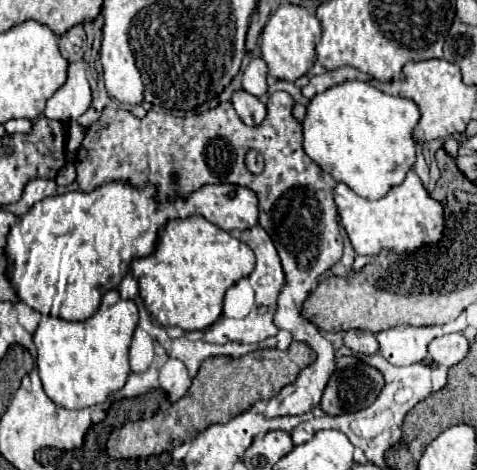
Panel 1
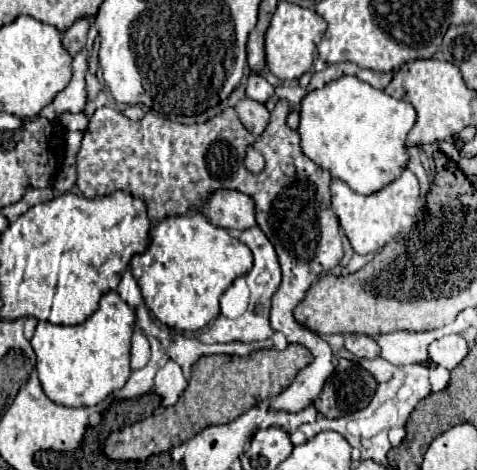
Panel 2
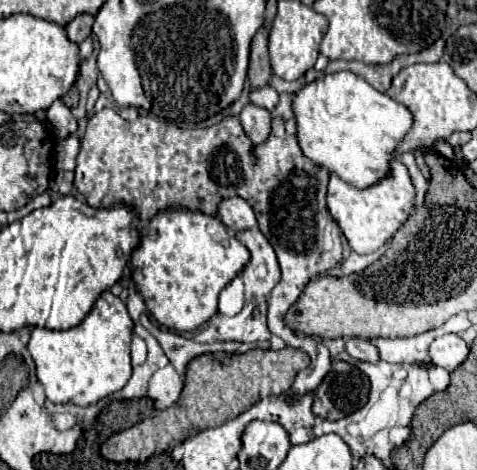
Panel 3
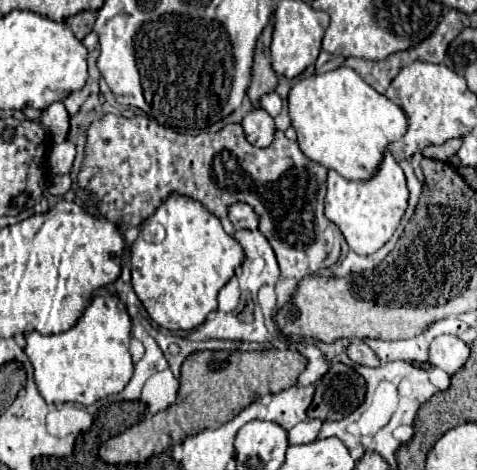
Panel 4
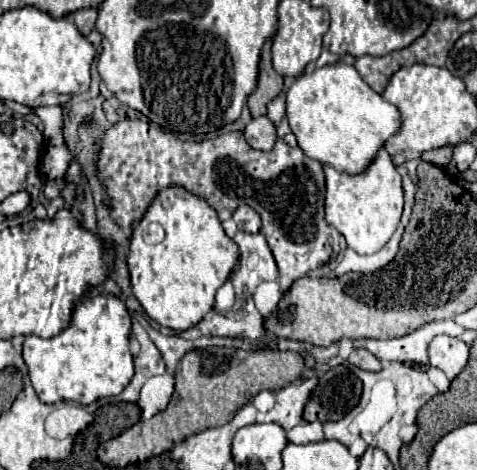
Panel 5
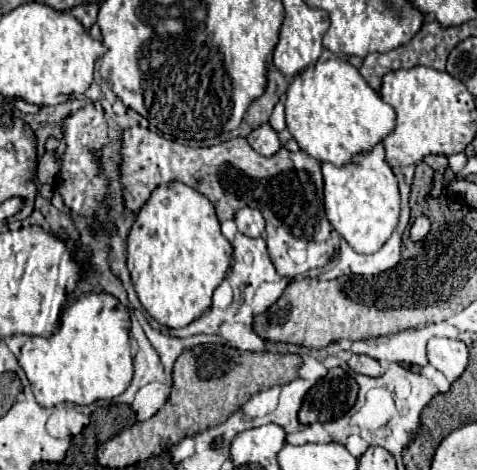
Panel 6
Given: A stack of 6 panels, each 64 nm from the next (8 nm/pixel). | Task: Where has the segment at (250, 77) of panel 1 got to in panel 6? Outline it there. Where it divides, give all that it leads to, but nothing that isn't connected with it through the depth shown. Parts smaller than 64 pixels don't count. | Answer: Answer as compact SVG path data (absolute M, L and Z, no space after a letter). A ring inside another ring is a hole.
M282 100L274 106L274 112L272 112L272 116L270 116L270 126L272 126L276 132L280 132L280 130L286 128L286 122L284 122L284 102L282 102Z

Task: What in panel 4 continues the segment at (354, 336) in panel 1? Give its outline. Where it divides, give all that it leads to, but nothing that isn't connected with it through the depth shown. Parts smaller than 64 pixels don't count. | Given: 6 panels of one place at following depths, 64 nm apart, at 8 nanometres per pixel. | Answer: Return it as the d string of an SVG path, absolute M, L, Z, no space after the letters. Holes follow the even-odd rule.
M362 340L350 342L348 348L346 348L346 354L354 362L358 362L358 364L364 364L364 366L380 366L380 360L378 360L376 352L372 352L372 348L366 342L362 342Z

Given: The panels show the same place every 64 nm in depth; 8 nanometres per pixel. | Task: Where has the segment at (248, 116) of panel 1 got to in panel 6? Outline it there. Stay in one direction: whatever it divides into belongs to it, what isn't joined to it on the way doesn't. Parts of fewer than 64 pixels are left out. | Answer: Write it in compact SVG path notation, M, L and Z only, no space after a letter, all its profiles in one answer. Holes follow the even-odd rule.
M260 124L258 128L254 128L248 134L248 144L262 156L272 156L282 146L278 140L278 134L274 132L274 128L270 124Z

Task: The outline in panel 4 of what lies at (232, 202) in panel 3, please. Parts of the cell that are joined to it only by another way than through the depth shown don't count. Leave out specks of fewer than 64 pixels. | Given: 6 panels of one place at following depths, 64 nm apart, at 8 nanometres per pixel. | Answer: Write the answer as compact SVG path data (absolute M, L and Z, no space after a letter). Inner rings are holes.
M236 202L228 206L228 218L234 224L236 230L256 230L258 228L258 216L256 212L244 204L244 202Z

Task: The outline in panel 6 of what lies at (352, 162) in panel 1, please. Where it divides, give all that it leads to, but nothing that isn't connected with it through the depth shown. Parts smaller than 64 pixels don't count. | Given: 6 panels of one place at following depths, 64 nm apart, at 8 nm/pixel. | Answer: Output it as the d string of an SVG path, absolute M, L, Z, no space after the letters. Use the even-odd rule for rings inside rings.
M326 60L316 62L312 68L302 70L294 76L292 84L286 92L286 126L296 138L300 150L304 150L308 156L330 162L334 166L350 164L354 156L370 152L378 142L382 142L396 126L396 112L390 104L386 104L376 90L372 90L366 80L360 76L360 72L346 60Z

